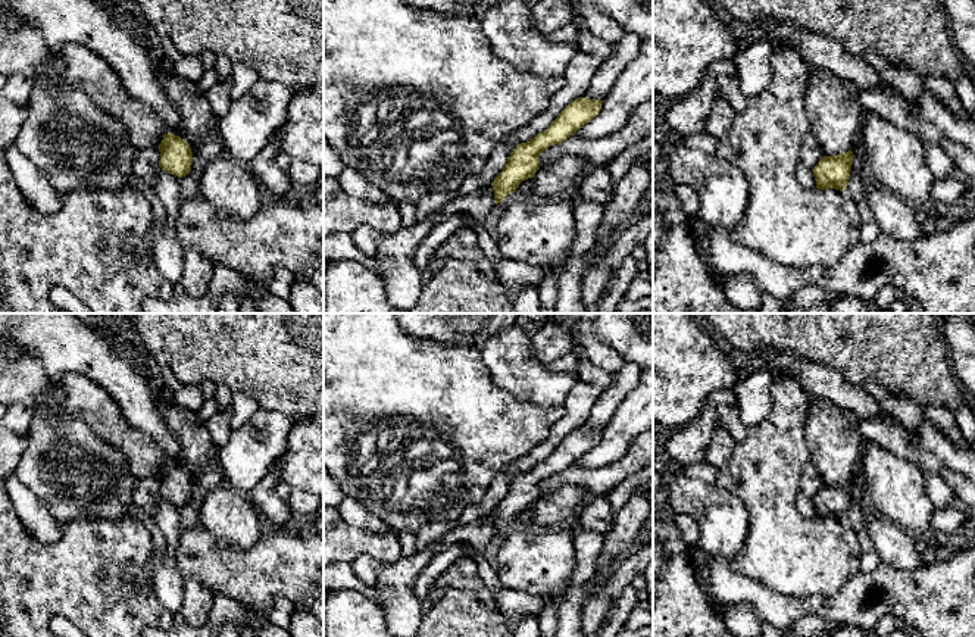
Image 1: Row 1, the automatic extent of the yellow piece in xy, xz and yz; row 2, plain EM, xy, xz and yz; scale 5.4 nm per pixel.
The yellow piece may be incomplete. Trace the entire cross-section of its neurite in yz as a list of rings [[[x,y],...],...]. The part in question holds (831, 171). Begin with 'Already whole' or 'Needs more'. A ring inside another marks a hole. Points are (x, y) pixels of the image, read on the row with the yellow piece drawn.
Already whole. [[[851,150],[837,156],[824,156],[812,169],[816,179],[816,188],[835,188],[844,191],[851,172],[853,157],[854,154]]]

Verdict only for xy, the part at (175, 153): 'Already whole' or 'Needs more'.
Already whole

